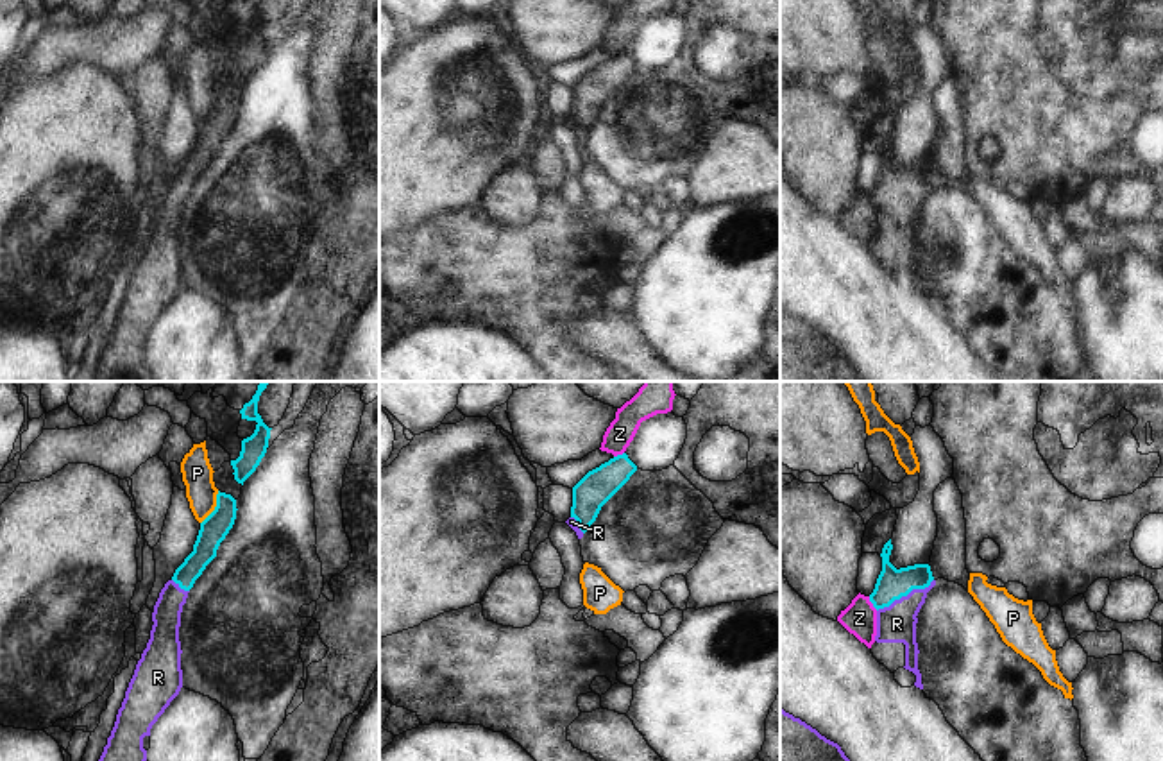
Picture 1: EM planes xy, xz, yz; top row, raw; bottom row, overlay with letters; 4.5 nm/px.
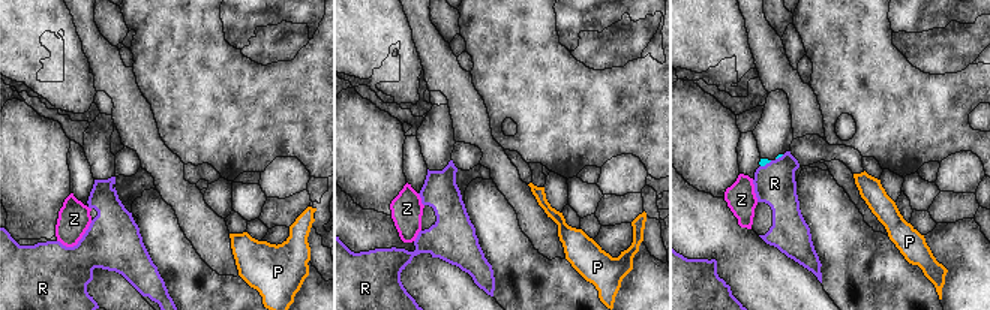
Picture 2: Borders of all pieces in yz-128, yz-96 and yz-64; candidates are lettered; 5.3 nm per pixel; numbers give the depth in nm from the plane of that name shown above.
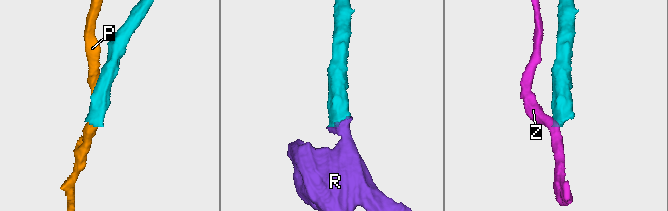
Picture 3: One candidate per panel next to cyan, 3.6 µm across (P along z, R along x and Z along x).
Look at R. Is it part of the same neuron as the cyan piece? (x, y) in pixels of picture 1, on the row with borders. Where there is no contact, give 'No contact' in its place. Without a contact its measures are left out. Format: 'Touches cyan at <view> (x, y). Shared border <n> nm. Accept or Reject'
Touches cyan at yz (906, 595). Shared border 300 nm. Accept.

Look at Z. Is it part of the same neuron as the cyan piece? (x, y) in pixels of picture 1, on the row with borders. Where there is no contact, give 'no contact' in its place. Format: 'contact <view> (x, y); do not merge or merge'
contact yz (872, 602); do not merge

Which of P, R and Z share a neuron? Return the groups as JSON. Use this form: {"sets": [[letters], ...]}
{"sets": [["P"], ["R"], ["Z"]]}

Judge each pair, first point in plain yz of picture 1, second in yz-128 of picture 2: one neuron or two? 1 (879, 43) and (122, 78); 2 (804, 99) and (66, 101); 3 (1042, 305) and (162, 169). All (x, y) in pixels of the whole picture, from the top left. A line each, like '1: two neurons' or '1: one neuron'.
1: one neuron
2: two neurons
3: two neurons

